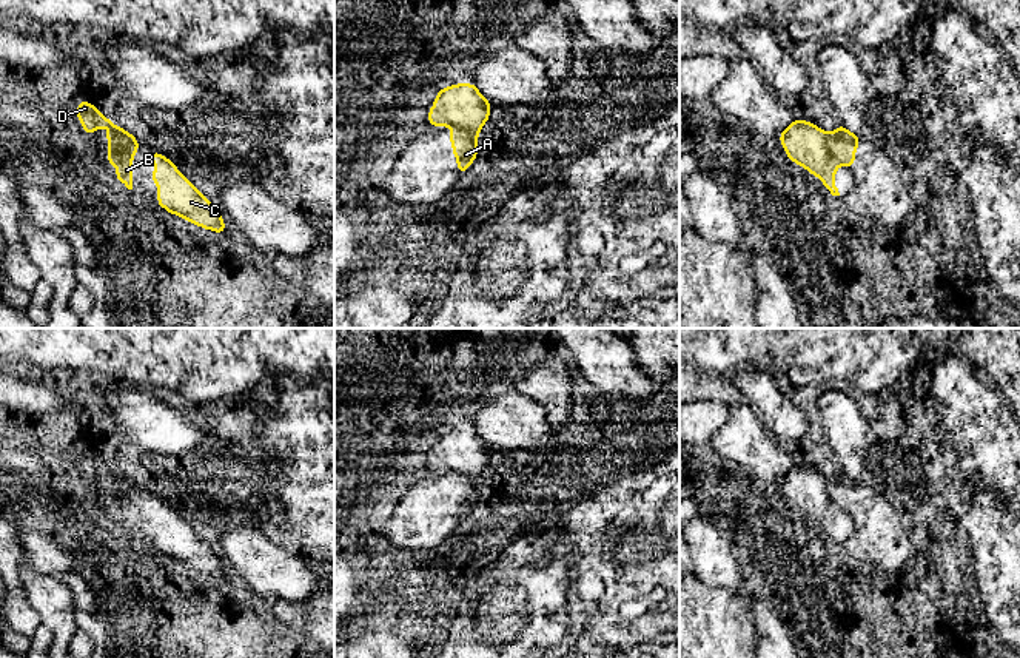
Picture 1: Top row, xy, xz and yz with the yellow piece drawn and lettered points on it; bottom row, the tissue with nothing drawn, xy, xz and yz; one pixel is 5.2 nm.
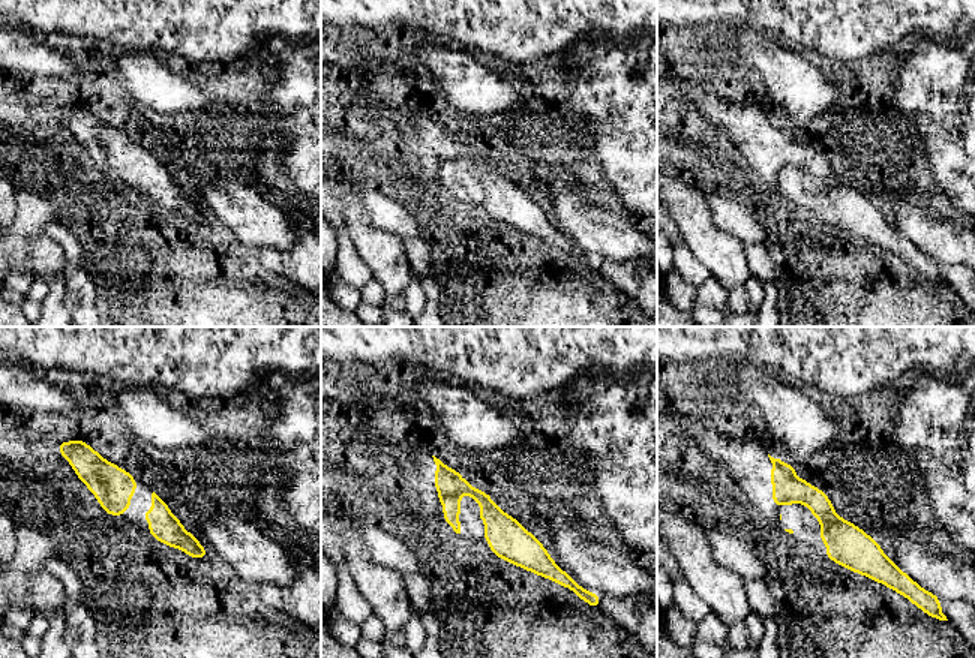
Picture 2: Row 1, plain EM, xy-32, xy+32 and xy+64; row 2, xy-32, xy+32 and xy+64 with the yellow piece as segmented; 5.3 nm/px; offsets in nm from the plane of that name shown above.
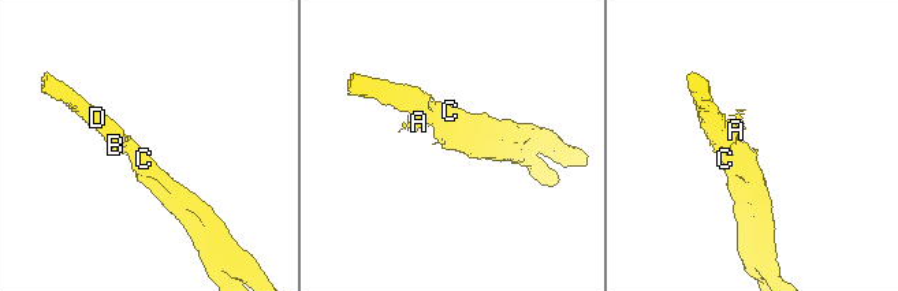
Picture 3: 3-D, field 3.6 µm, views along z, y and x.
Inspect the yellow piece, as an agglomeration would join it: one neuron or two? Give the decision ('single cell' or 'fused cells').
fused cells

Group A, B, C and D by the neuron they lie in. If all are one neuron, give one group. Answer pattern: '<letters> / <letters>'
A / B C D

